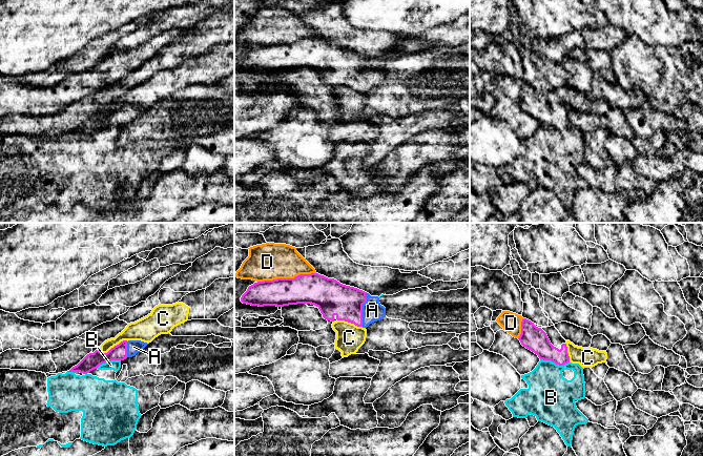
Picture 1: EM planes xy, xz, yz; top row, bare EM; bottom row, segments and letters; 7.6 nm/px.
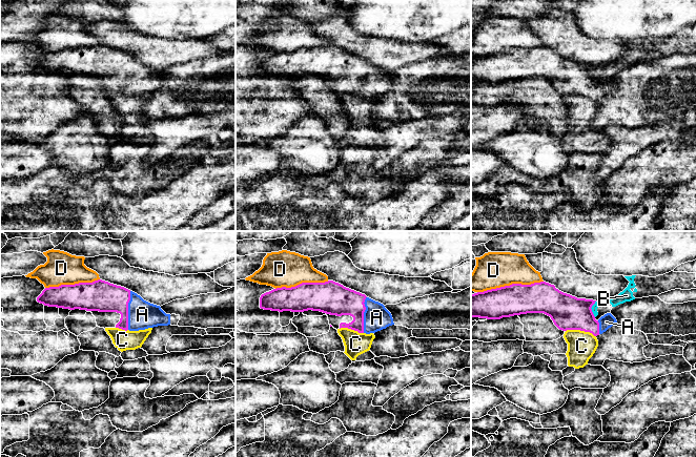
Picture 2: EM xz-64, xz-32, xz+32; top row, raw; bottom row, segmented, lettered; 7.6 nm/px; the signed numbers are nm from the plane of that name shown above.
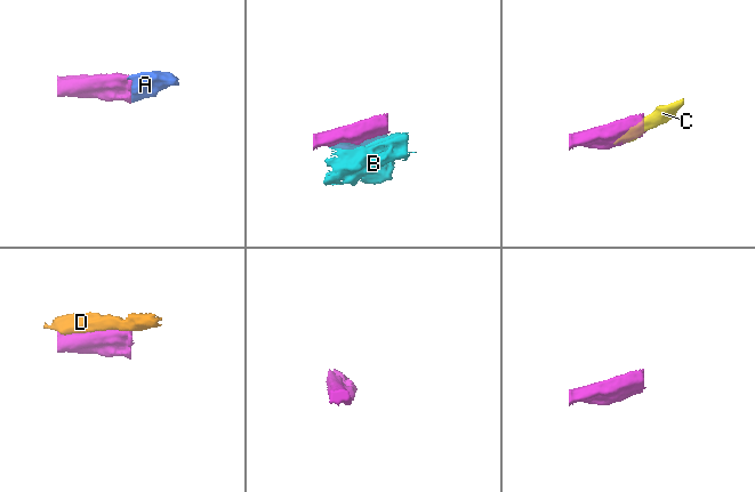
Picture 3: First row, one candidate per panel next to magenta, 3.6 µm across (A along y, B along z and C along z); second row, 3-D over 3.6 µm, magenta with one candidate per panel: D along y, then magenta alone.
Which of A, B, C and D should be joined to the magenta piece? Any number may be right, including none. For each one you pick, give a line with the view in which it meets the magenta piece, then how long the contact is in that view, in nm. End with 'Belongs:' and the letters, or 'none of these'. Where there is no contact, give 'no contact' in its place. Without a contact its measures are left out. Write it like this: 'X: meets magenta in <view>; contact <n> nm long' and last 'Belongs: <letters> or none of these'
A: meets magenta in xz; contact 260 nm long
Belongs: A

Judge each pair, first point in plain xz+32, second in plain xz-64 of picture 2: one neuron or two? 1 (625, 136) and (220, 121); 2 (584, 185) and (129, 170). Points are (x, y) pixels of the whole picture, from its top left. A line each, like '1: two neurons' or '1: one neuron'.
1: one neuron
2: one neuron

